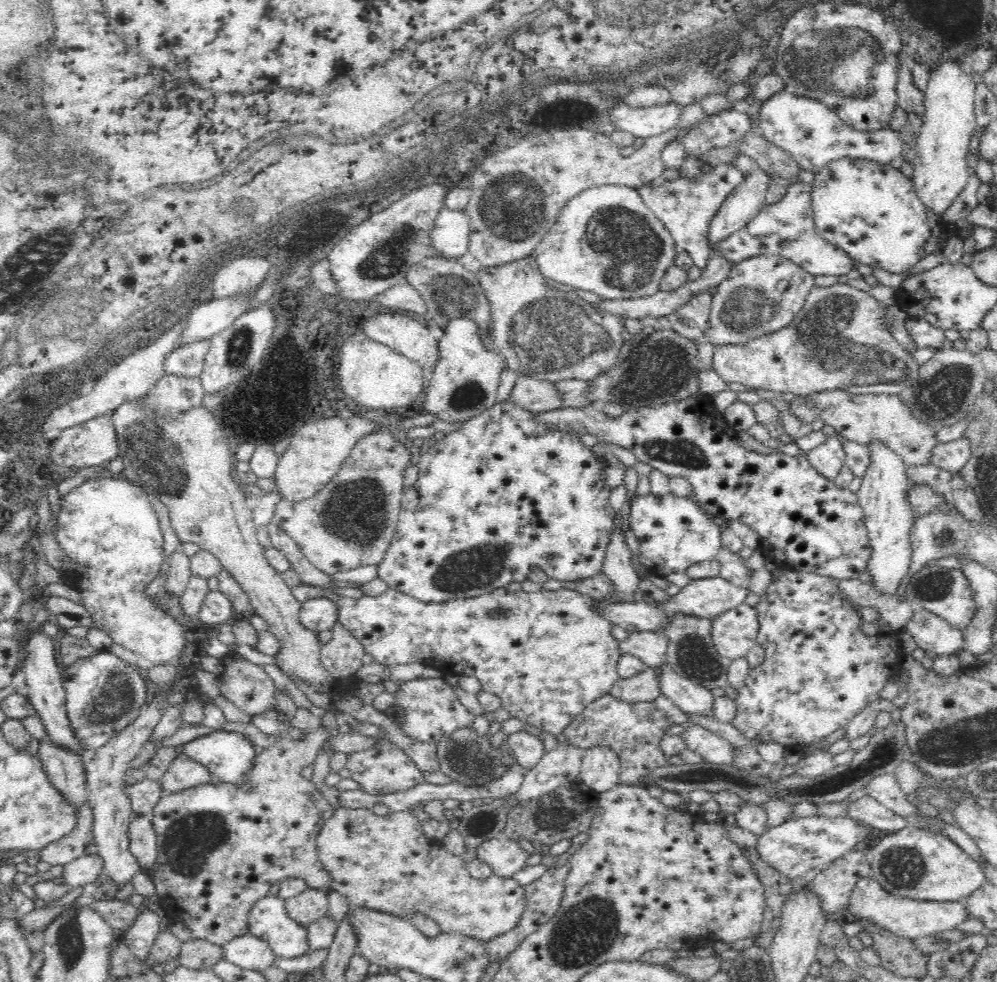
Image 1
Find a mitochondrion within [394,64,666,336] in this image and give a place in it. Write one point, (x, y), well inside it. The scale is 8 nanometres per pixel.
(510, 208)

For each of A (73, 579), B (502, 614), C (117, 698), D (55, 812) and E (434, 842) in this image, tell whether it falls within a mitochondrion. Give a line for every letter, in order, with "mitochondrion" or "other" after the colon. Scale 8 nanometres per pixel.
A: other
B: mitochondrion
C: mitochondrion
D: mitochondrion
E: other

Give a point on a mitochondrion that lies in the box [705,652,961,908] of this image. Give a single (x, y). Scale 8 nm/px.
(901, 868)

